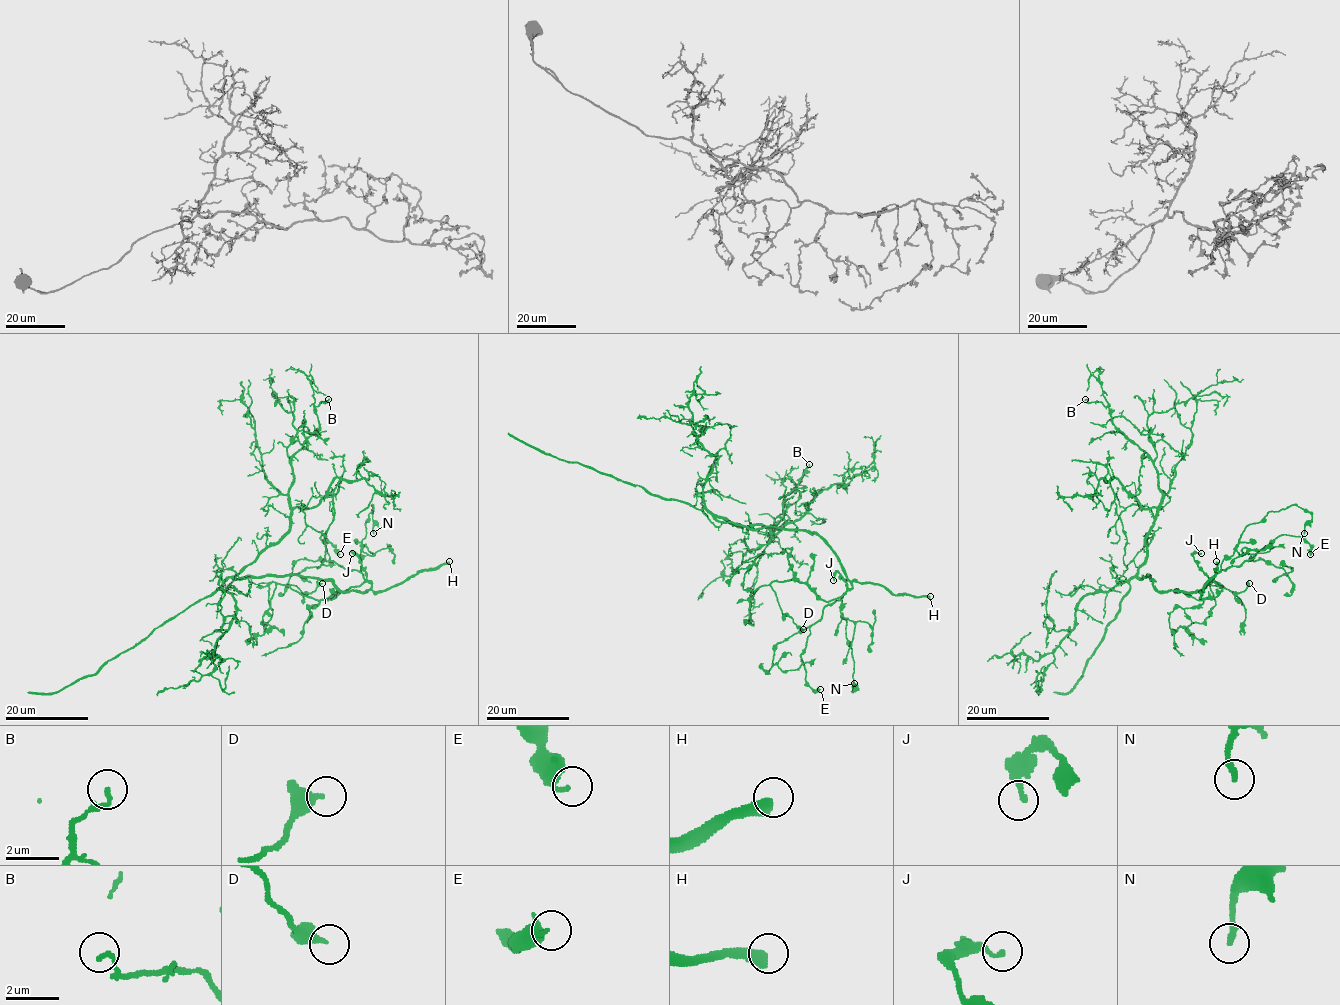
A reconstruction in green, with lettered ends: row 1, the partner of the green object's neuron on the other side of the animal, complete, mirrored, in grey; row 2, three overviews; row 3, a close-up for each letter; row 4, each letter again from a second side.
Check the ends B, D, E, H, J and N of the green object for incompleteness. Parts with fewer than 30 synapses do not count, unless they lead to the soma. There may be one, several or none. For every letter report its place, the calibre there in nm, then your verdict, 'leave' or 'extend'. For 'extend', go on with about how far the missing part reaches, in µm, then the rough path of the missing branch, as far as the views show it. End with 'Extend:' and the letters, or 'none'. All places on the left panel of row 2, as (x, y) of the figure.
B: at (328, 399); 160 nm thick; leave
D: at (322, 583); 380 nm thick; leave
E: at (340, 554); 200 nm thick; leave
H: at (449, 561); 400 nm thick; extend; about 100 µm are missing
J: at (352, 553); 200 nm thick; leave
N: at (373, 533); 240 nm thick; leave
Extend: H

